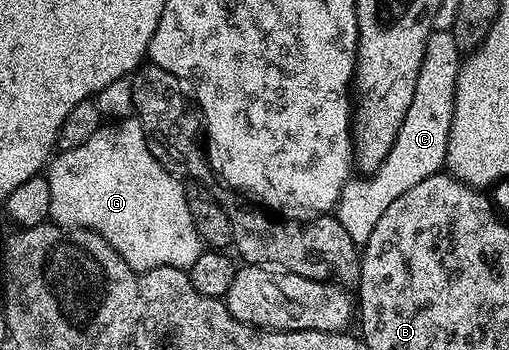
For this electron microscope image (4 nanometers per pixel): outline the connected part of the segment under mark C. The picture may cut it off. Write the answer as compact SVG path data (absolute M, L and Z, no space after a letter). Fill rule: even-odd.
M433 30L429 34L415 84L414 99L407 107L407 116L403 116L399 136L395 144L391 144L387 160L379 164L377 173L365 177L357 176L346 182L341 199L337 201L335 217L339 224L343 224L343 229L347 231L347 236L351 236L351 240L358 244L365 243L375 229L375 224L379 224L379 216L383 216L387 207L399 200L399 196L403 196L407 188L415 188L419 180L427 180L427 176L442 173L451 120L455 112L455 84L458 82L462 61L463 54L452 31Z

